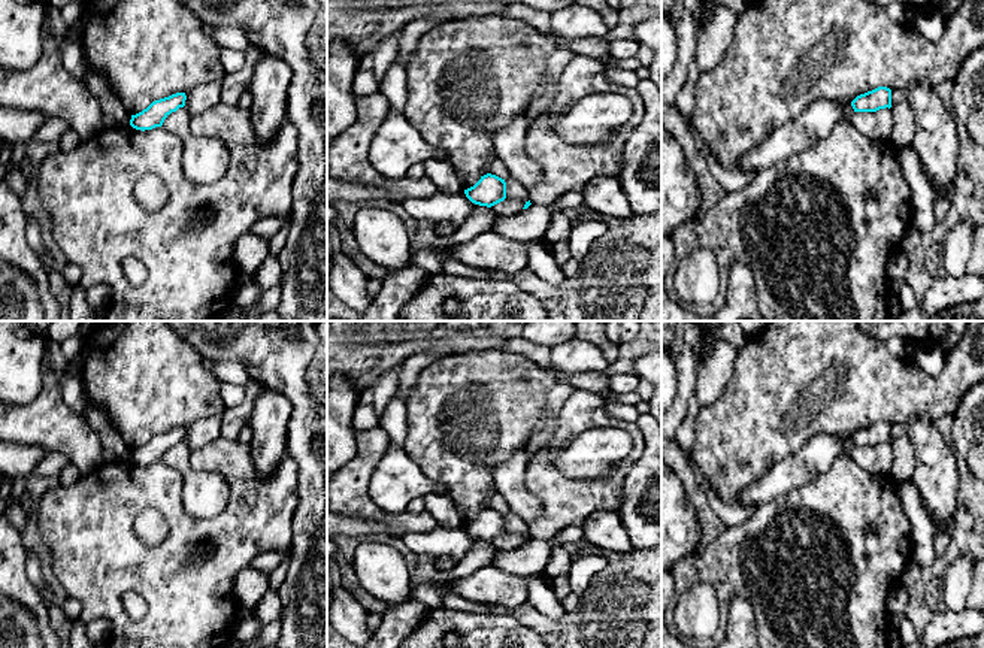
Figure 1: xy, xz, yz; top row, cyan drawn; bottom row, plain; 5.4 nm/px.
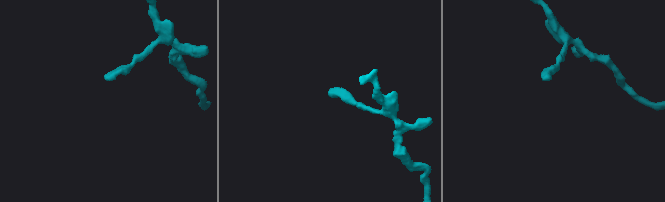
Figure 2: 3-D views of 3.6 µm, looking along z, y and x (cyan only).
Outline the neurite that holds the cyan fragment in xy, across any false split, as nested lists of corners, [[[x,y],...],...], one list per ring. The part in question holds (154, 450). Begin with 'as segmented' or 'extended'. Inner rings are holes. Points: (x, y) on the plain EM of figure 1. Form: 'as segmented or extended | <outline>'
as segmented | [[[176,427],[169,432],[152,436],[142,446],[131,449],[130,460],[136,464],[152,464],[161,461],[164,454],[176,446],[179,442],[185,440],[185,427]]]

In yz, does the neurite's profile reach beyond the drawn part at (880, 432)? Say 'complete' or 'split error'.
complete

